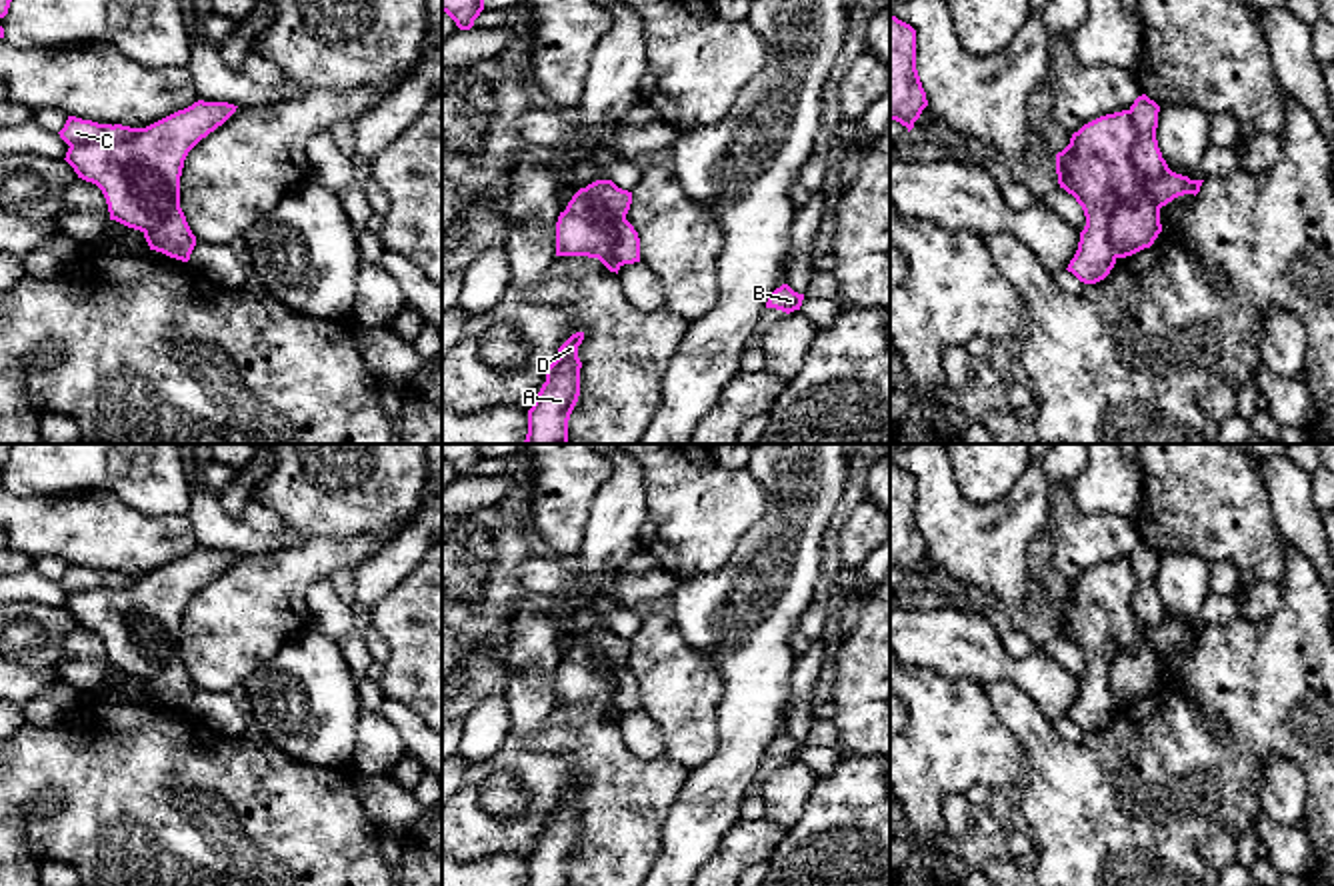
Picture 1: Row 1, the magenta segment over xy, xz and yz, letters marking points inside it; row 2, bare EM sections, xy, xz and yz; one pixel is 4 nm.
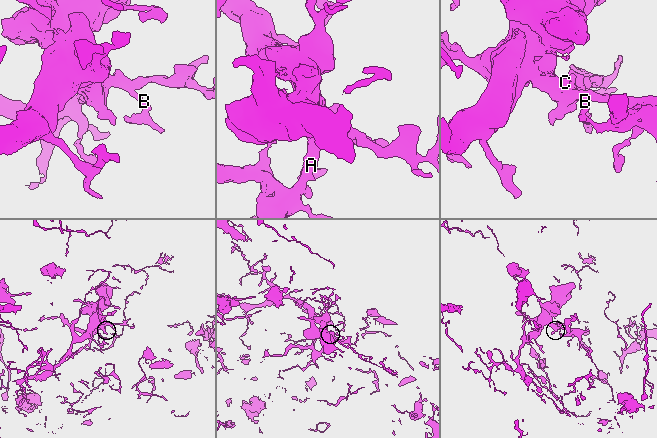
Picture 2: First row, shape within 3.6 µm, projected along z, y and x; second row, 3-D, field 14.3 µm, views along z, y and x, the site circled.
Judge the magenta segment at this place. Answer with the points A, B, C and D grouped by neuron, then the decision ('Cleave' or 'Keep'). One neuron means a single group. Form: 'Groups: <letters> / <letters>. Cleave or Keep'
Groups: A D / B C. Cleave

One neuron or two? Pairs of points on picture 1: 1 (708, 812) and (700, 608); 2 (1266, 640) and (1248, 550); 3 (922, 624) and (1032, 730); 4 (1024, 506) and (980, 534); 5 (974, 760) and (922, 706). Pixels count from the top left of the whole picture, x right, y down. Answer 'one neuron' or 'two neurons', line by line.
1: one neuron
2: two neurons
3: two neurons
4: one neuron
5: one neuron

